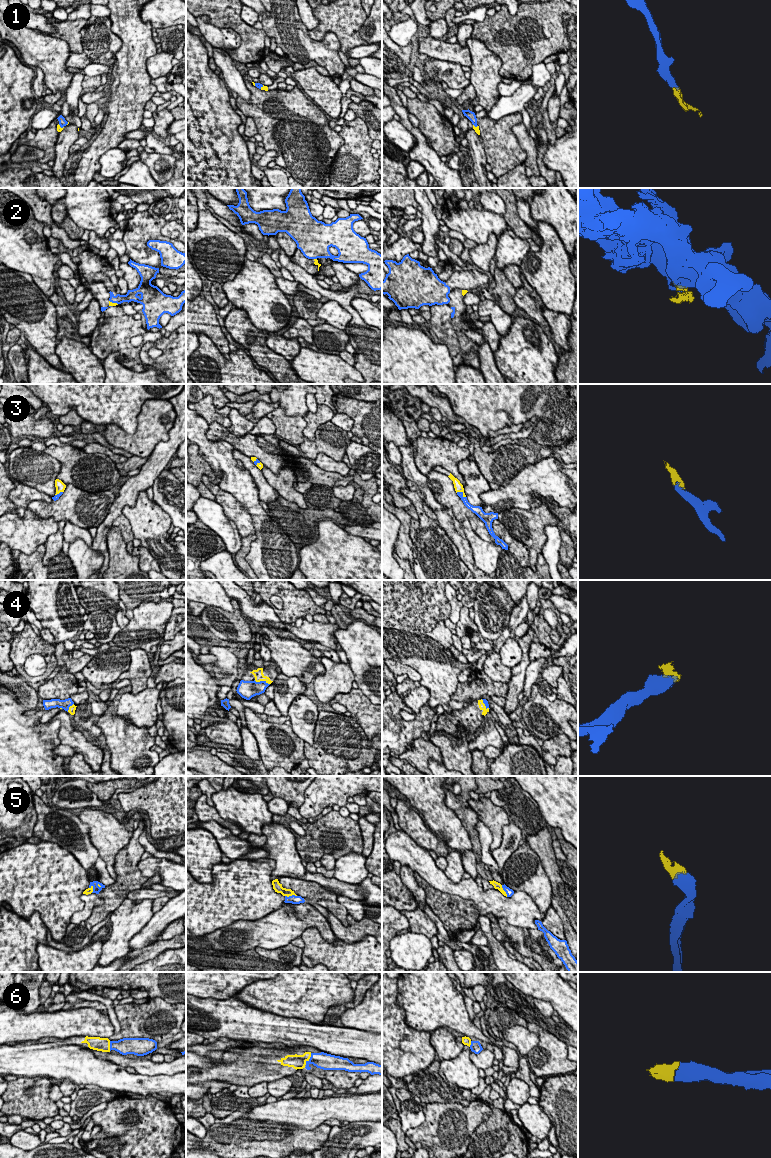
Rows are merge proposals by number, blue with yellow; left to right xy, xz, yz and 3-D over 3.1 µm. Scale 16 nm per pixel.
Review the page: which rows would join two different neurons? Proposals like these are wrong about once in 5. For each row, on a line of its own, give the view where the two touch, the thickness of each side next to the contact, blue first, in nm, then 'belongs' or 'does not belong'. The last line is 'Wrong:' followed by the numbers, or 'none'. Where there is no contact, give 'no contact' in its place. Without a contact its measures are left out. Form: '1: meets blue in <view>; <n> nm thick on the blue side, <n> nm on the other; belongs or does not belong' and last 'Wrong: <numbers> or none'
1: meets blue in xy; 130 nm thick on the blue side, 90 nm on the other; belongs
2: meets blue in xy; 140 nm thick on the blue side, 60 nm on the other; does not belong
3: meets blue in yz; 90 nm thick on the blue side, 140 nm on the other; belongs
4: meets blue in xz; 280 nm thick on the blue side, 160 nm on the other; belongs
5: meets blue in xz; 140 nm thick on the blue side, 140 nm on the other; belongs
6: meets blue in xz; 260 nm thick on the blue side, 220 nm on the other; belongs
Wrong: 2

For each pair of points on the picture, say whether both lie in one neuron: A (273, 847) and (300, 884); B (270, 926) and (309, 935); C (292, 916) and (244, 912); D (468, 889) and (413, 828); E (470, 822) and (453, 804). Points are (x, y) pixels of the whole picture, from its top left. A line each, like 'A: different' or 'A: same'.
A: different
B: different
C: different
D: different
E: same

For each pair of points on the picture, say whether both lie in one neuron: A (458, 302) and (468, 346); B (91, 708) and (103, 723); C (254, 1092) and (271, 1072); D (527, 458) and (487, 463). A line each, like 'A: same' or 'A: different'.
A: same
B: different
C: different
D: same

